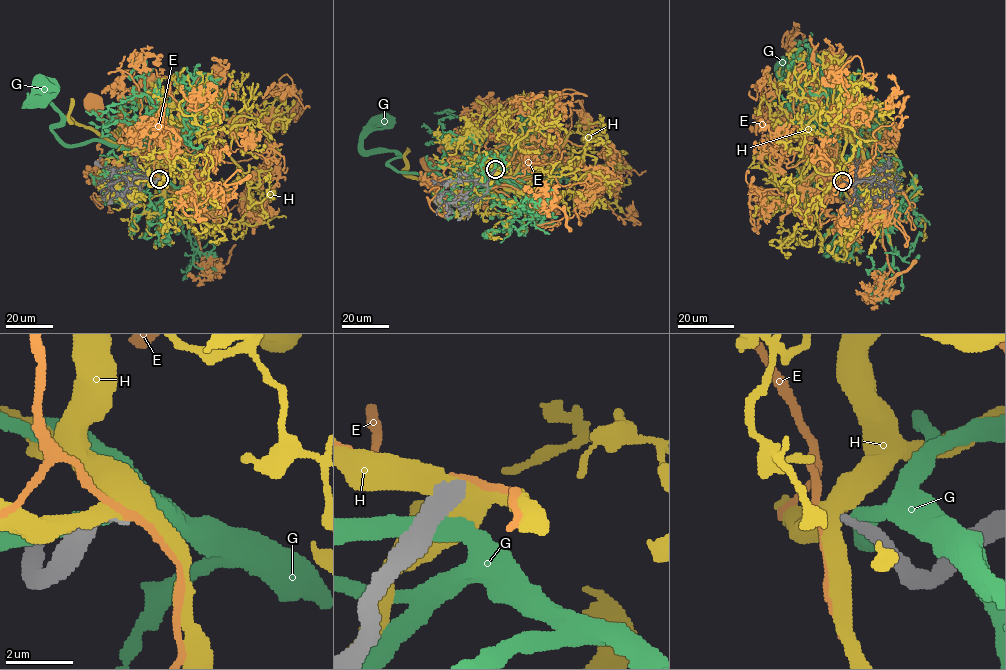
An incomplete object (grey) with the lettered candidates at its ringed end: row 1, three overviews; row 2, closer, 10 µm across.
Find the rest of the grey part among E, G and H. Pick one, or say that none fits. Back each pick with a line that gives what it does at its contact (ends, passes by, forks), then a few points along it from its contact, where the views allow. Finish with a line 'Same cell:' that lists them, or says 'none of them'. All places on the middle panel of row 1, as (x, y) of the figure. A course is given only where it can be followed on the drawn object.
Same cell: none of them

